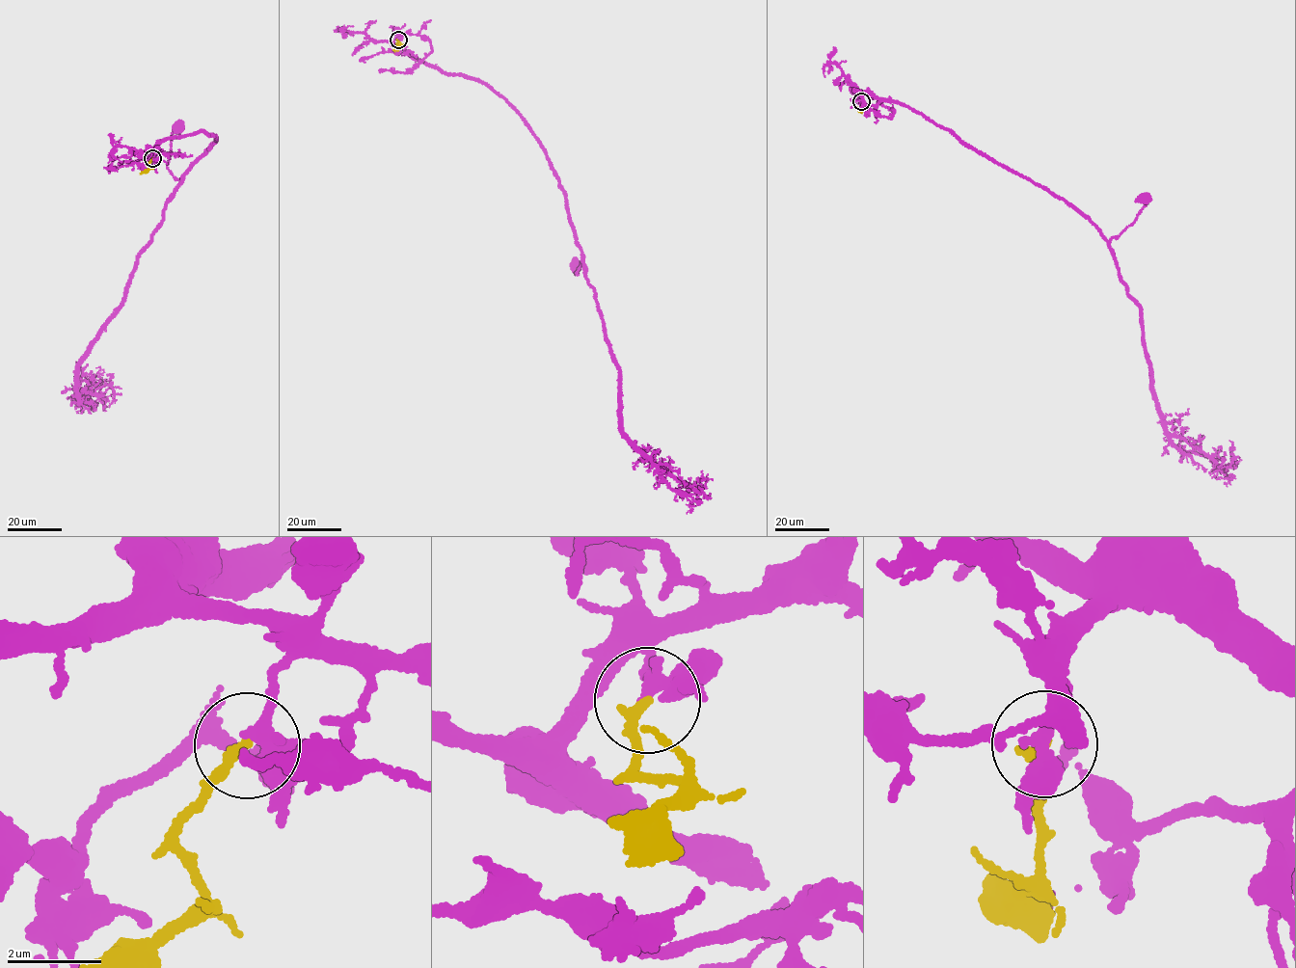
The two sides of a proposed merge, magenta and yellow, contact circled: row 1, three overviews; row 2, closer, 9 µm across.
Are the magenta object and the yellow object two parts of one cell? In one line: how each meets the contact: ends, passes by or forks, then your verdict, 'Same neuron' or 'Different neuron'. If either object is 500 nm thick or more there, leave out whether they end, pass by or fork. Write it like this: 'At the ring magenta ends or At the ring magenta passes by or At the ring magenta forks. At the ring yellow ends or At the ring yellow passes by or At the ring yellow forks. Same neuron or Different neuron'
At the ring magenta passes by. At the ring yellow ends. Different neuron

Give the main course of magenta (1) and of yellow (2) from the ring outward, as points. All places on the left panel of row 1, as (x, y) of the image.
1: (153, 158), (155, 152), (148, 150), (165, 138), (202, 131), (215, 140), (178, 184), (167, 166), (178, 127)
2: (153, 158), (148, 164), (150, 167), (140, 174)

